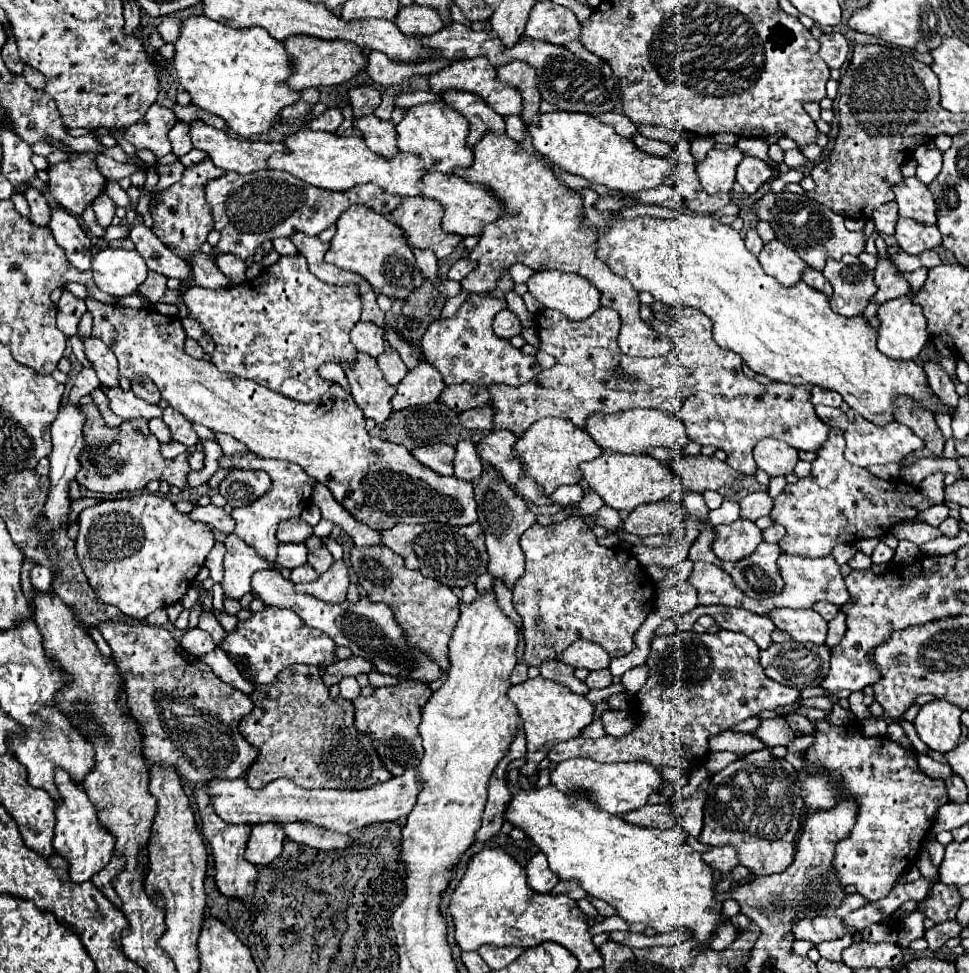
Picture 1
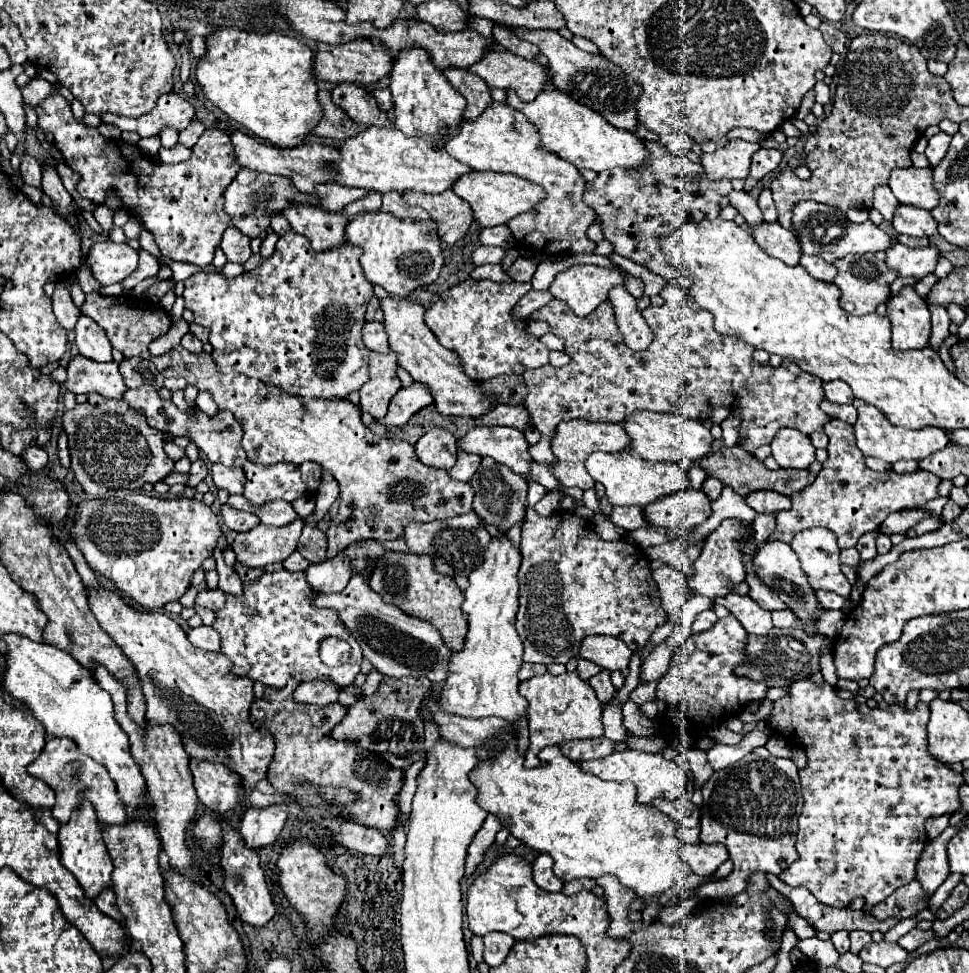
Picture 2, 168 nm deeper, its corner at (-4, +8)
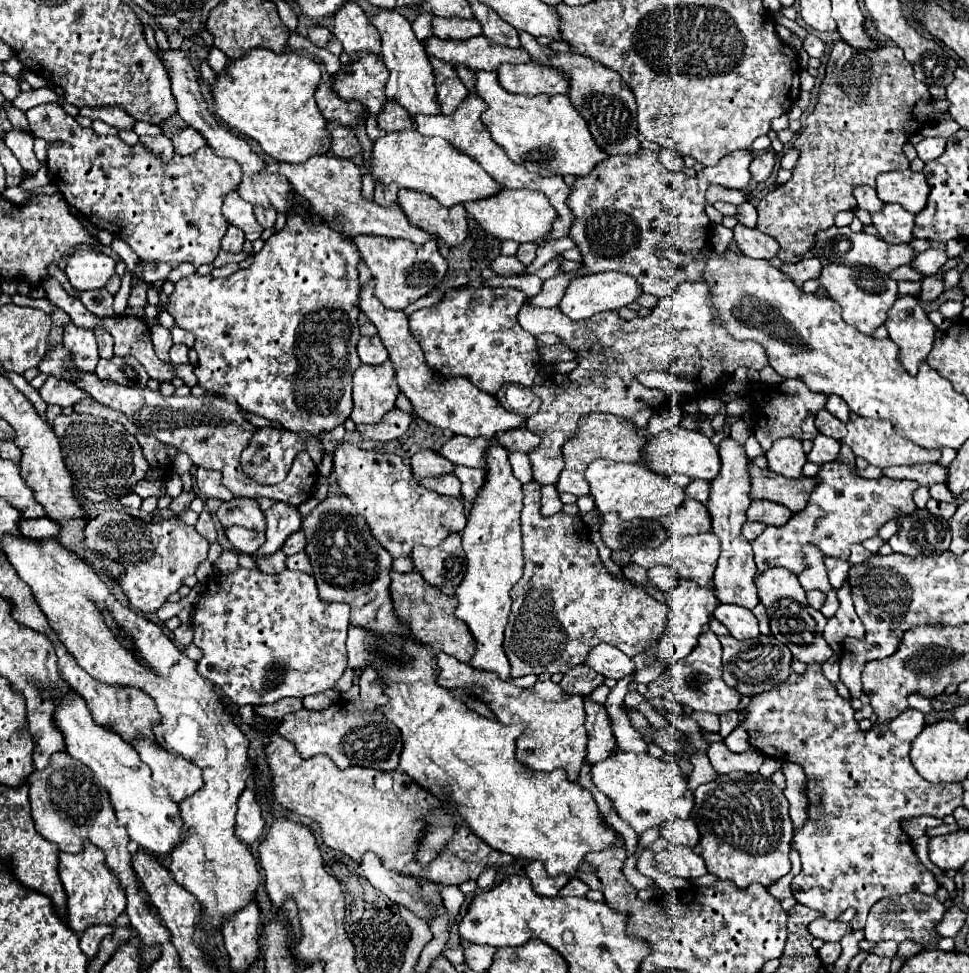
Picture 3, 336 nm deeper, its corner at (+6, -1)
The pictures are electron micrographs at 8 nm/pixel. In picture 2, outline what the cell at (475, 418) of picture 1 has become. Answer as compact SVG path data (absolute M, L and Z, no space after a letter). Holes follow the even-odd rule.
M497 405L491 413L477 417L479 425L507 425L519 431L525 431L529 425L529 415L523 405Z

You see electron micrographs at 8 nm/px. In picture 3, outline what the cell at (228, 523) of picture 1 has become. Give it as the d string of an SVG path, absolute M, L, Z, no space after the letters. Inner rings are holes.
M229 526L225 530L229 542L245 554L253 554L263 542L265 542L265 532L255 532L255 530L247 530L241 526Z

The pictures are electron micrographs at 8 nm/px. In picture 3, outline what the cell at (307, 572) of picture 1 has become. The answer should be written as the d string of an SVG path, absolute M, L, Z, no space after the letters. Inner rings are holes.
M279 550L277 554L271 554L269 558L259 558L255 560L257 568L261 572L267 572L267 574L279 574L285 570L285 554Z

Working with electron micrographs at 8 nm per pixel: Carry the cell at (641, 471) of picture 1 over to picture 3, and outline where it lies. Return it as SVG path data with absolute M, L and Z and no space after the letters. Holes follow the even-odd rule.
M595 460L589 464L585 478L591 486L591 496L595 506L601 514L617 512L619 518L633 520L657 520L673 514L685 502L685 490L673 484L667 476L651 472L645 464L627 464L627 462L613 462L613 460Z

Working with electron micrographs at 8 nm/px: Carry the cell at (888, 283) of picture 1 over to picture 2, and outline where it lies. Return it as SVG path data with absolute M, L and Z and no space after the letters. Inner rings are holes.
M897 241L891 243L891 249L885 251L885 263L889 269L895 269L899 277L923 279L935 271L939 251L935 247L909 249Z

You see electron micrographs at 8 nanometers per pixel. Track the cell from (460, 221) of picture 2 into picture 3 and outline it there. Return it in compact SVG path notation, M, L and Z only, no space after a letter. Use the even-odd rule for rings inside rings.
M399 190L399 206L409 222L429 234L439 236L447 246L457 246L467 236L467 212L463 204L445 208L425 192Z

